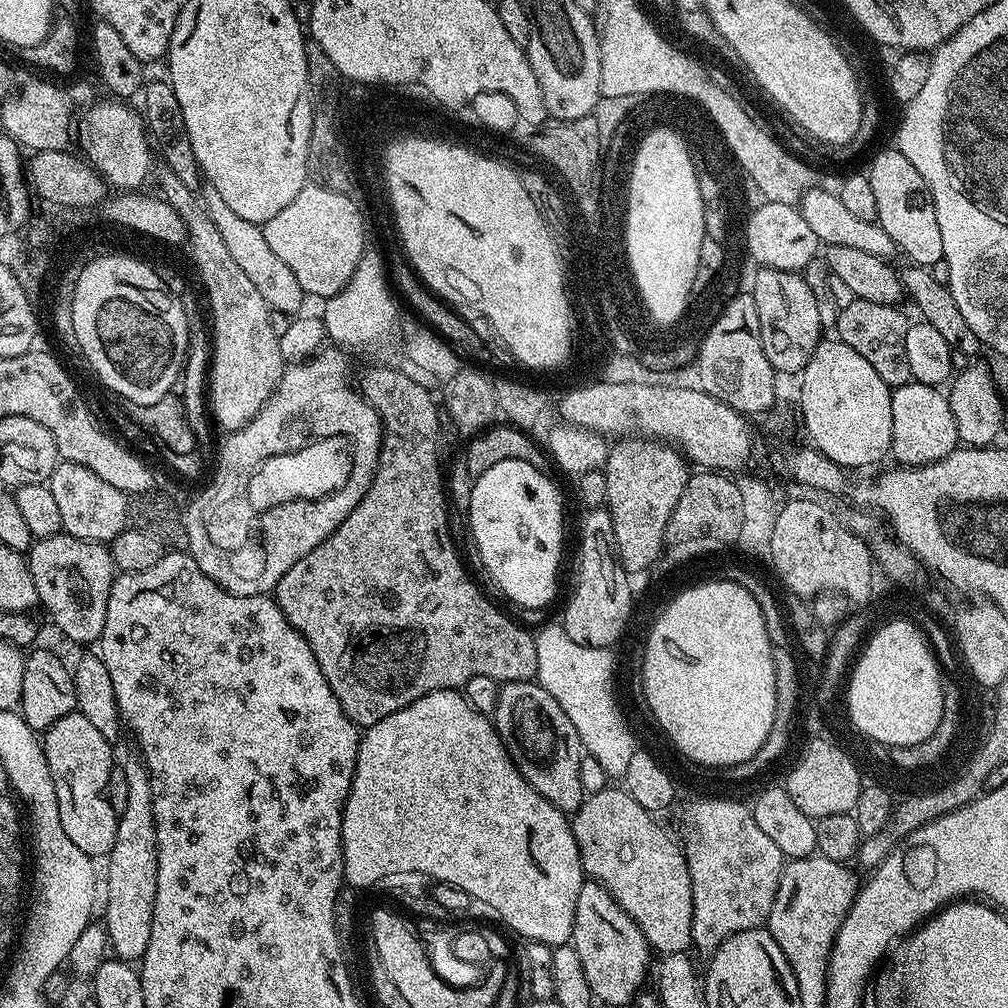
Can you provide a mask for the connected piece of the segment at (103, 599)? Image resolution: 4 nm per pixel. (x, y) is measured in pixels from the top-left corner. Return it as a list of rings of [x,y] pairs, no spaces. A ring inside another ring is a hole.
[[[47,536],[44,540],[36,540],[26,553],[28,569],[34,578],[36,599],[48,611],[50,619],[56,623],[56,628],[68,640],[76,644],[95,645],[106,626],[106,606],[110,602],[112,581],[118,575],[112,553],[103,543],[95,540],[79,540],[73,536]]]

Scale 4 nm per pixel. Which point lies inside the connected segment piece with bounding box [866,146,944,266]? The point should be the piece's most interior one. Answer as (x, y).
(905, 210)

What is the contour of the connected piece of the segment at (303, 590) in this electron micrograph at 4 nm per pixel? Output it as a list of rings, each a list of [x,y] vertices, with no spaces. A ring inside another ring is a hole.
[[[380,366],[384,368],[368,368],[358,376],[358,391],[372,409],[380,415],[380,423],[384,426],[384,441],[380,443],[380,457],[376,473],[372,479],[370,490],[350,510],[346,522],[330,534],[310,554],[298,558],[286,574],[277,582],[274,589],[276,605],[286,614],[290,626],[298,630],[306,638],[310,650],[314,650],[314,658],[318,658],[318,666],[330,686],[330,690],[338,698],[342,710],[351,718],[353,724],[361,729],[369,728],[378,723],[382,718],[394,714],[394,710],[402,710],[402,706],[410,706],[418,698],[422,698],[431,692],[437,692],[440,688],[463,689],[474,674],[486,674],[486,678],[494,678],[501,682],[509,680],[531,680],[538,670],[538,650],[536,649],[536,637],[527,627],[521,626],[512,619],[507,611],[499,612],[486,597],[480,593],[480,588],[468,577],[466,569],[460,565],[460,556],[456,553],[456,544],[448,533],[448,512],[450,504],[446,499],[446,480],[440,476],[440,456],[436,453],[436,447],[440,444],[440,416],[438,404],[432,401],[429,389],[425,385],[414,382],[404,372],[391,366]]]

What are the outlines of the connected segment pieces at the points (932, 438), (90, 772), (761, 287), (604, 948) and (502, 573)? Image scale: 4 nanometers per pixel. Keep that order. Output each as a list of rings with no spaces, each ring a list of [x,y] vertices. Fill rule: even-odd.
[[[909,382],[892,389],[890,410],[894,414],[894,434],[892,435],[891,459],[900,466],[915,466],[938,462],[938,458],[946,458],[958,446],[954,414],[950,414],[950,402],[947,395],[939,387],[931,384]]]
[[[80,711],[58,718],[58,722],[43,733],[42,743],[50,766],[50,778],[54,778],[54,794],[58,794],[58,818],[62,818],[62,830],[66,830],[70,842],[74,842],[82,854],[107,858],[114,846],[118,819],[107,793],[110,770],[114,767],[113,745]]]
[[[761,267],[759,271],[752,280],[750,291],[754,298],[754,306],[758,309],[758,330],[762,334],[762,350],[766,350],[766,358],[770,358],[770,366],[776,369],[777,373],[799,374],[804,371],[806,362],[810,362],[822,339],[814,290],[806,286],[800,272],[765,267]]]
[[[586,882],[578,894],[578,906],[574,910],[574,926],[572,927],[572,938],[570,943],[574,950],[578,950],[578,959],[582,961],[582,970],[586,973],[586,982],[590,982],[590,990],[597,1001],[604,1004],[628,1004],[635,1001],[638,993],[645,987],[644,979],[648,976],[648,956],[650,949],[642,930],[614,902],[612,895],[595,882]]]
[[[499,464],[486,470],[486,474],[475,477],[472,493],[470,494],[470,506],[466,513],[468,524],[472,527],[472,540],[476,543],[476,552],[480,555],[480,560],[484,563],[486,571],[492,575],[492,580],[509,596],[513,601],[513,605],[521,608],[538,608],[541,610],[547,609],[546,606],[556,596],[556,575],[560,572],[560,555],[564,550],[560,547],[560,492],[556,488],[552,488],[552,484],[545,476],[545,473],[536,472],[534,466],[529,464]]]

